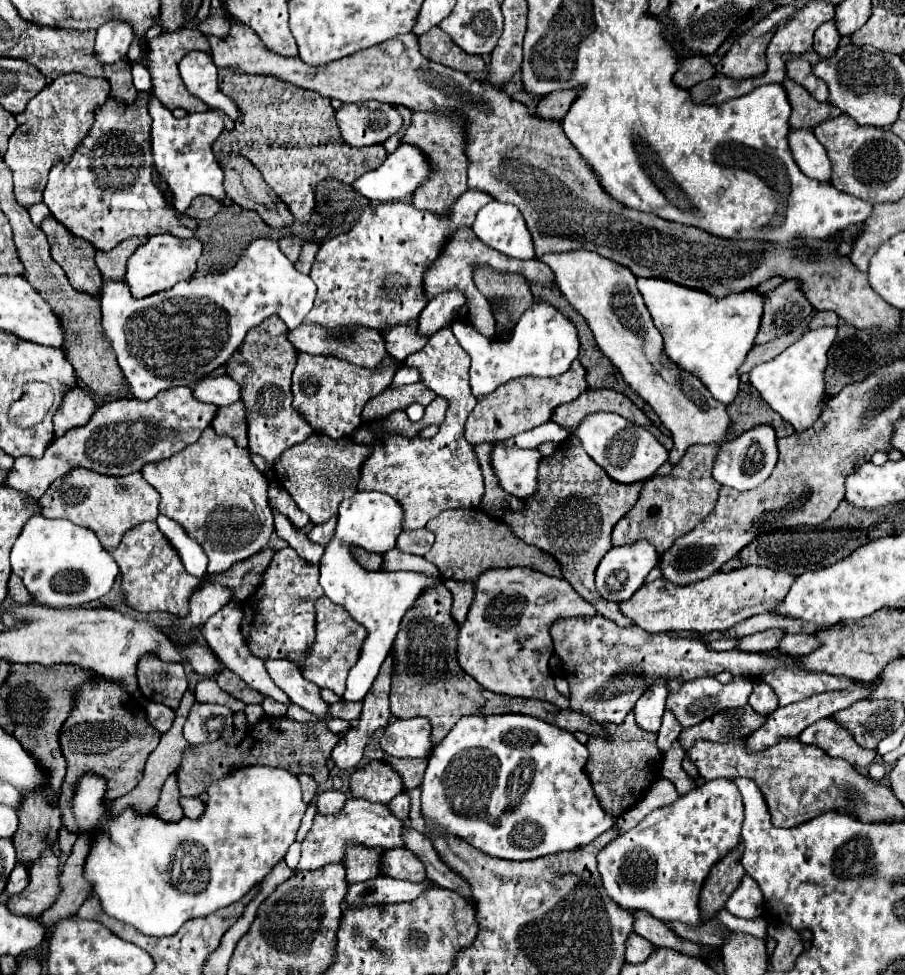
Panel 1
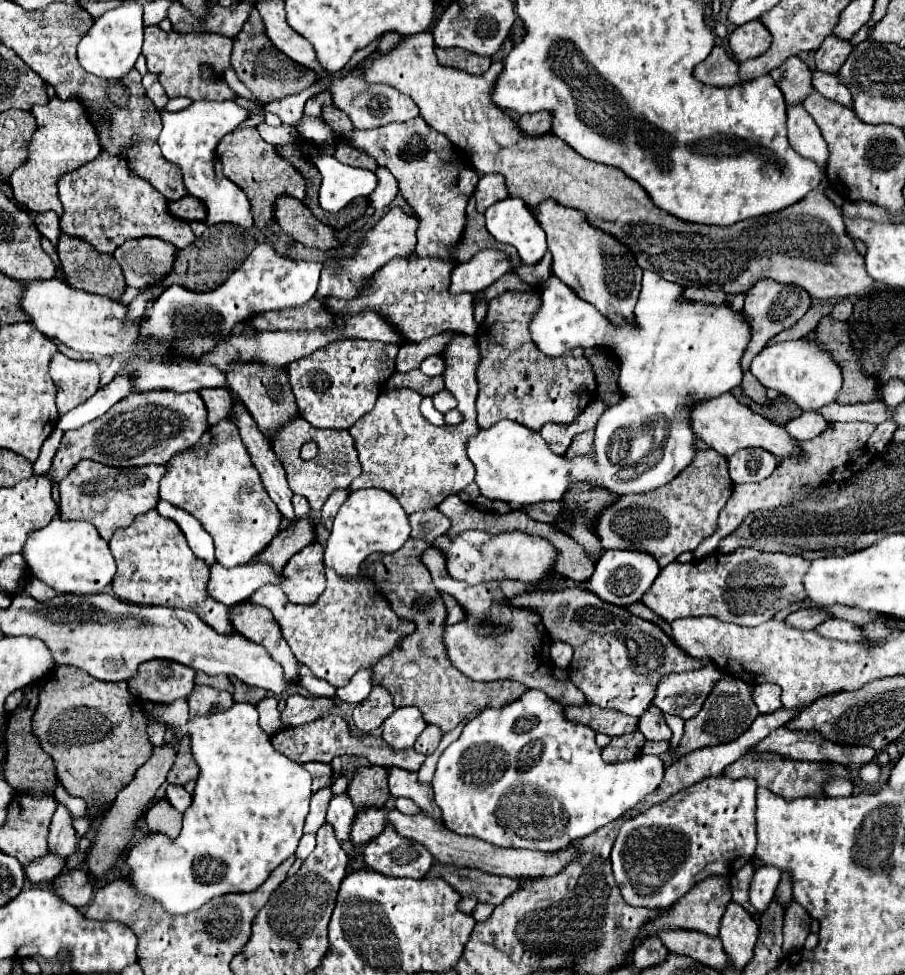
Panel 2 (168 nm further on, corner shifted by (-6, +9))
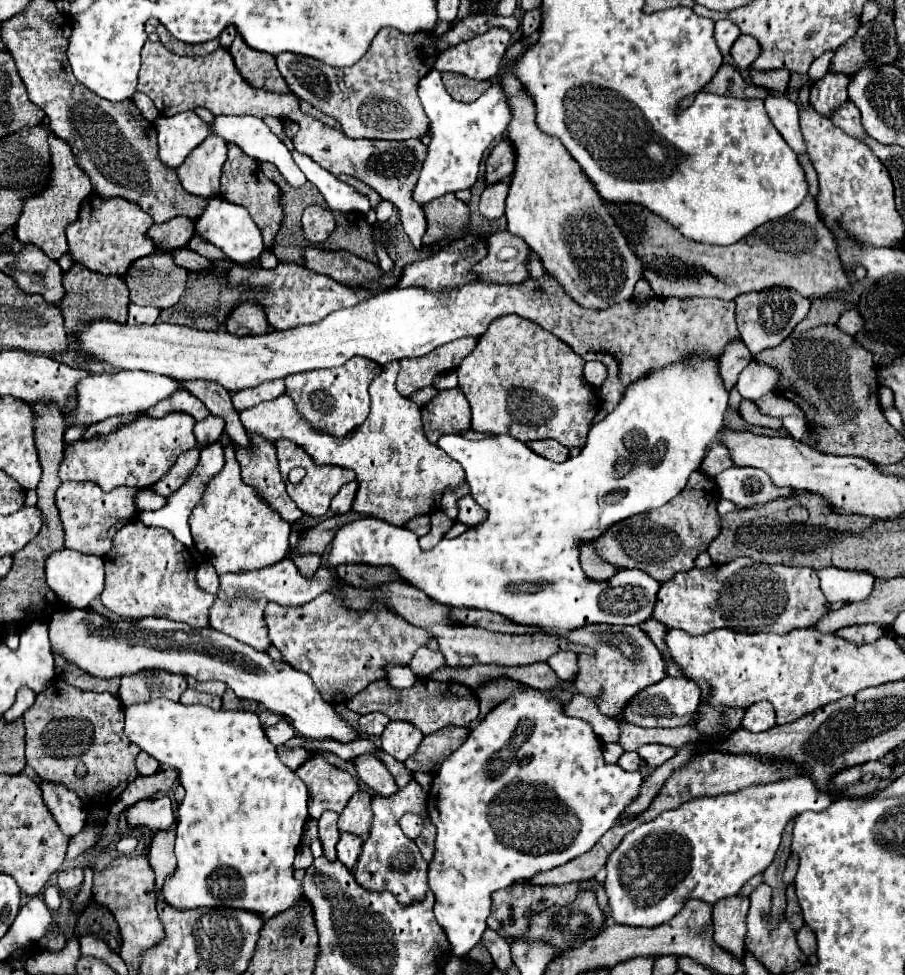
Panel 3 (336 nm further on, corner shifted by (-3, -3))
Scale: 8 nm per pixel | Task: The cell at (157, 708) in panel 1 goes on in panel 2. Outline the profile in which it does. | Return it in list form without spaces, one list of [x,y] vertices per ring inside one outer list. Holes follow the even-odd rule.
[[[150,722],[148,724],[148,738],[150,738],[150,744],[154,748],[164,744],[164,734],[166,734],[166,726],[164,724],[158,724],[158,722]]]

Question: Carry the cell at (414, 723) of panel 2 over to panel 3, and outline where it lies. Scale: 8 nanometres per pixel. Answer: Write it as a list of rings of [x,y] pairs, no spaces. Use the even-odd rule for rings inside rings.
[[[389,722],[381,734],[381,748],[395,760],[405,762],[421,744],[423,732],[409,722]]]

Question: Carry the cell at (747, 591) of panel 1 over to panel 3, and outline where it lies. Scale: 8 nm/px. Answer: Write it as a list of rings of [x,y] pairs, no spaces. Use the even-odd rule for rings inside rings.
[[[735,558],[727,564],[713,564],[703,570],[693,568],[679,572],[667,580],[667,584],[661,584],[653,618],[667,628],[681,628],[691,636],[715,628],[727,628],[739,634],[785,634],[795,628],[813,626],[827,612],[829,606],[819,590],[815,570]]]

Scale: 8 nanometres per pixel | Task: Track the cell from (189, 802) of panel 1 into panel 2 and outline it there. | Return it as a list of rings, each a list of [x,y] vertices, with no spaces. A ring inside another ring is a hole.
[[[166,786],[164,798],[166,798],[178,812],[184,812],[184,810],[190,806],[190,800],[192,800],[192,796],[190,796],[182,786]]]

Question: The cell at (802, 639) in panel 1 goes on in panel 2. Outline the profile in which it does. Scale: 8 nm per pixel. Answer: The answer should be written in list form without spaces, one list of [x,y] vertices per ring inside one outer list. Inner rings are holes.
[[[836,618],[826,620],[826,624],[820,624],[816,630],[822,632],[822,636],[826,636],[826,638],[844,640],[844,642],[858,642],[864,636],[860,626],[846,622],[846,620],[836,620]]]

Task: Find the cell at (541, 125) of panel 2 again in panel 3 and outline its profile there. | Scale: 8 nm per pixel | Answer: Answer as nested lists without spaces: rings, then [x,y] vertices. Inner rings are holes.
[[[503,138],[487,158],[487,172],[485,172],[487,182],[493,184],[509,178],[515,168],[513,164],[515,164],[515,148],[507,138]]]

